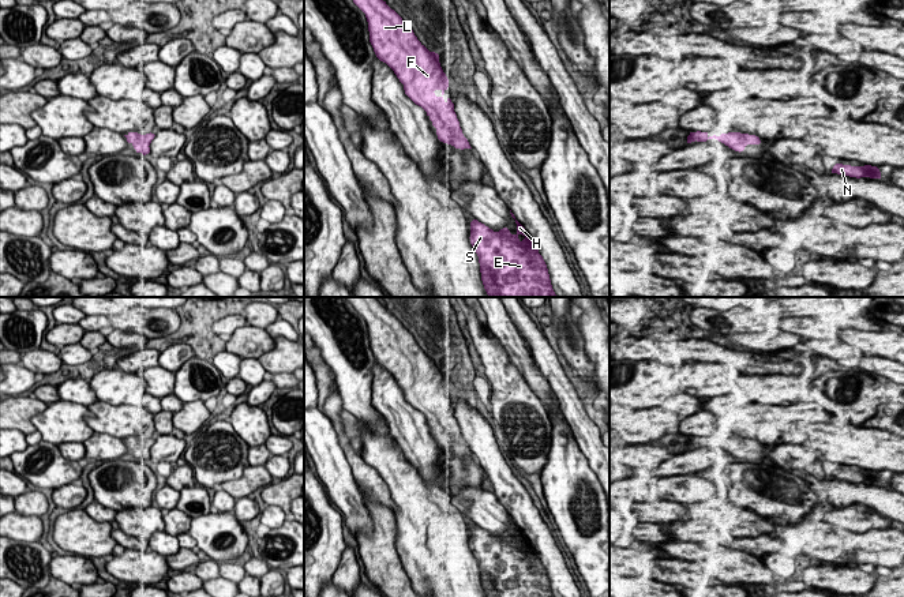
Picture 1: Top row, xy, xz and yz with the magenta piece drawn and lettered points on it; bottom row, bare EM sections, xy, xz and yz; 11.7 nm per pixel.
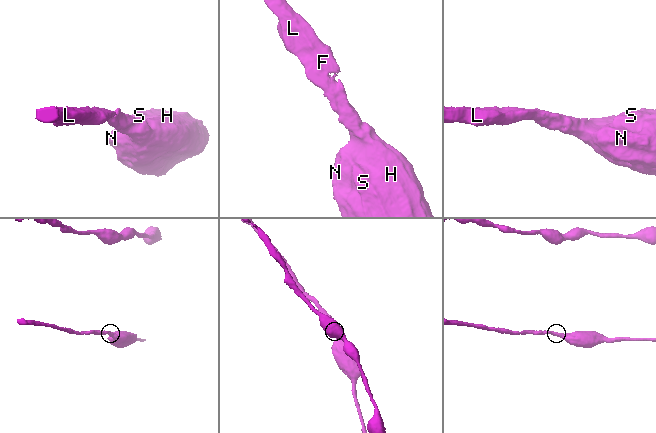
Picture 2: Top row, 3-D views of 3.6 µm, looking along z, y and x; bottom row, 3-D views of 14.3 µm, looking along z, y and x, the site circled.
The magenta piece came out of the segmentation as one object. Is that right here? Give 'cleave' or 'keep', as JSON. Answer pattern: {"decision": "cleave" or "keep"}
{"decision": "keep"}

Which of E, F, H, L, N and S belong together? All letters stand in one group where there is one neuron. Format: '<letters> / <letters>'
E F H L N S

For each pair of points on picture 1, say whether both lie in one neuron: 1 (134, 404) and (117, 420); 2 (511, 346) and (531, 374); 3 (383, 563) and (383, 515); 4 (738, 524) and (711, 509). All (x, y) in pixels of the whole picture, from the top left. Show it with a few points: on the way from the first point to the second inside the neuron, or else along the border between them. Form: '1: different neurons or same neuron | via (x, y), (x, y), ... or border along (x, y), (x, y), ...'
1: same neuron | via (130, 408), (122, 416)
2: same neuron | via (518, 353), (526, 367)
3: same neuron | via (383, 551), (383, 528)
4: same neuron | via (731, 518), (717, 511)

